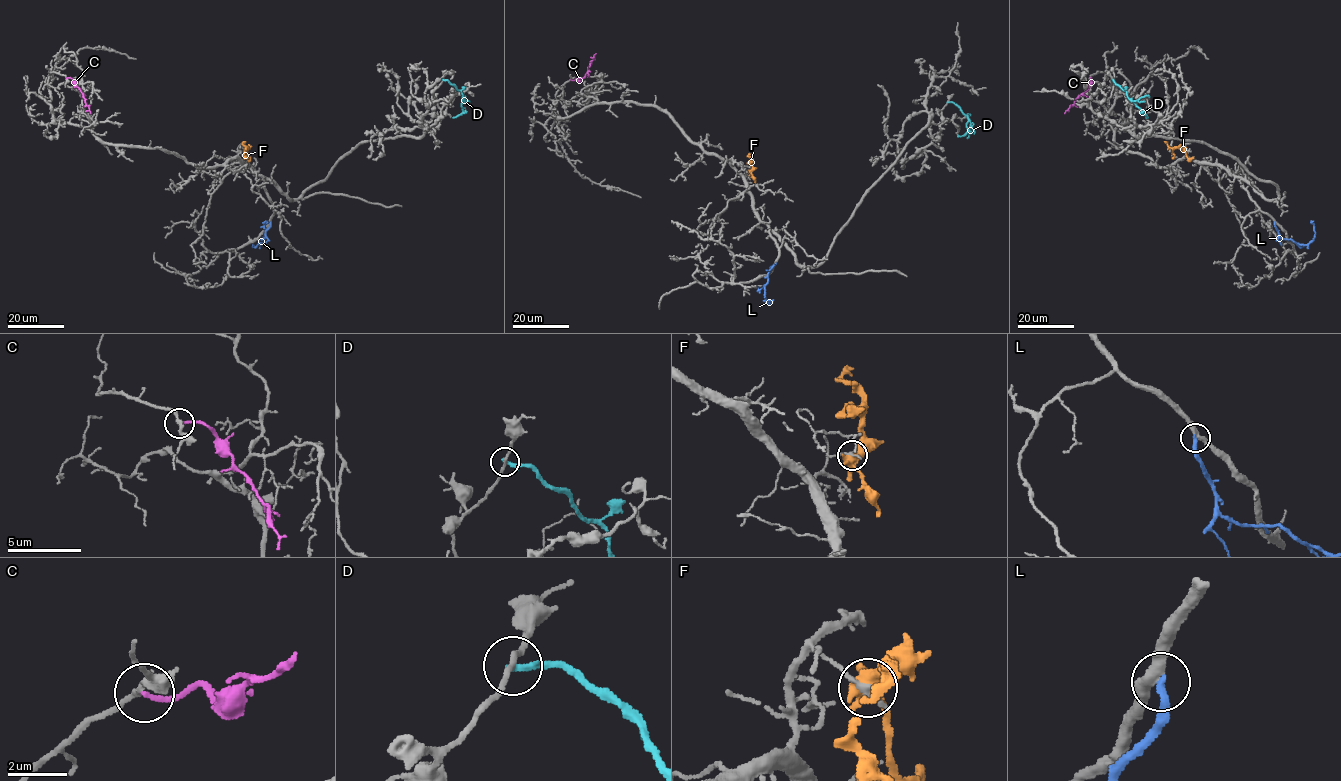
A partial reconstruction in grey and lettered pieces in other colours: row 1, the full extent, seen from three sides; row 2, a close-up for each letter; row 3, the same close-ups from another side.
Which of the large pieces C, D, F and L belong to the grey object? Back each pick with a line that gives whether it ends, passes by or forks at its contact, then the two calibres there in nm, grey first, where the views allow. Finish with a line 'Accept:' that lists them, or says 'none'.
Accept: none

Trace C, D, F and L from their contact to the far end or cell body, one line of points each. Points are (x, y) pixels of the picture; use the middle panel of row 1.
C: (571, 79), (579, 80), (585, 76), (595, 53)
D: (947, 102), (953, 102), (967, 116), (968, 131), (962, 136), (958, 134)
F: (750, 170), (749, 153)
L: (775, 263), (768, 271), (764, 288), (765, 300), (772, 302)

